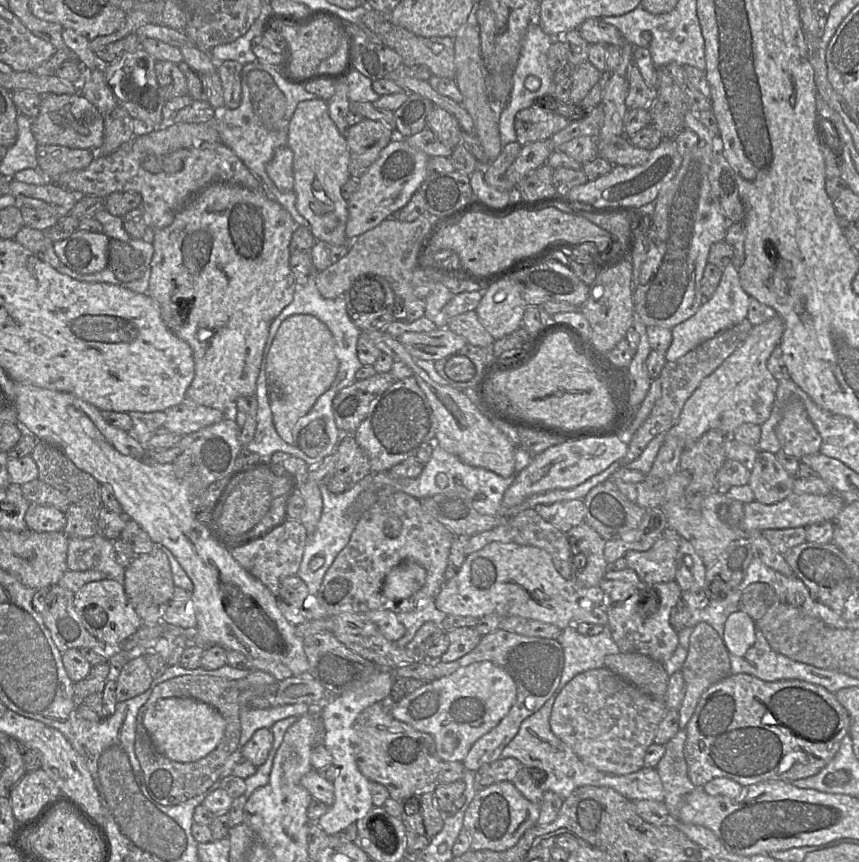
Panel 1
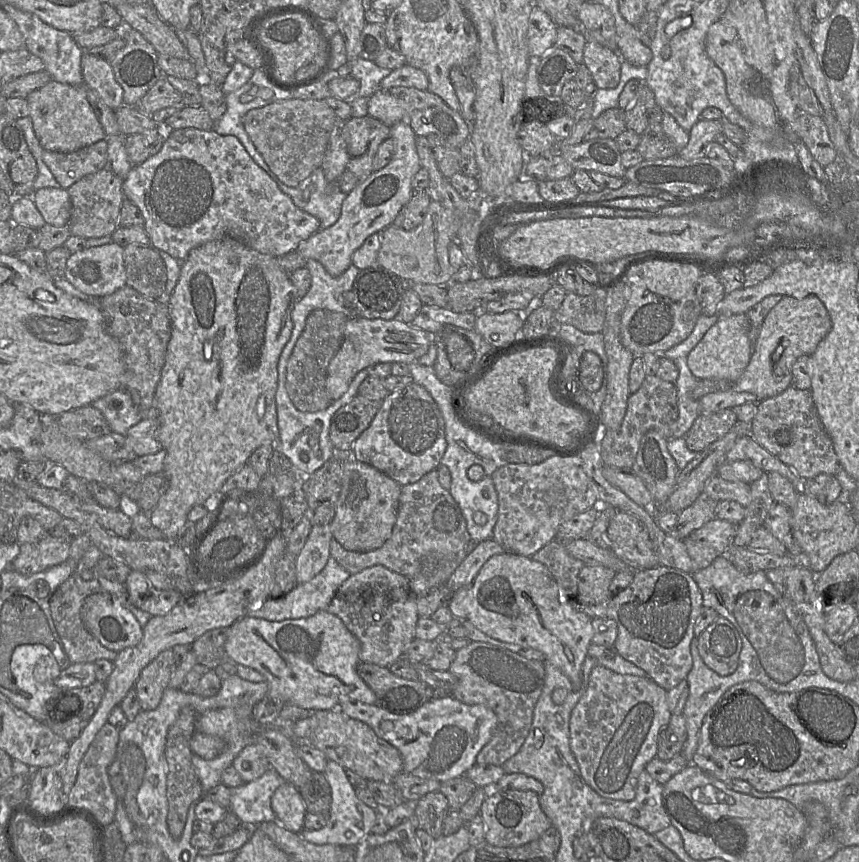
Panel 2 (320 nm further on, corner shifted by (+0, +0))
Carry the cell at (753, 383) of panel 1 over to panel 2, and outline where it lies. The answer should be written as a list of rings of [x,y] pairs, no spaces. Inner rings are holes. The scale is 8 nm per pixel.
[[[814,294],[798,299],[783,296],[762,323],[748,366],[732,384],[737,392],[751,392],[761,400],[777,396],[792,385],[792,367],[802,355],[812,355],[832,328],[829,312]]]

